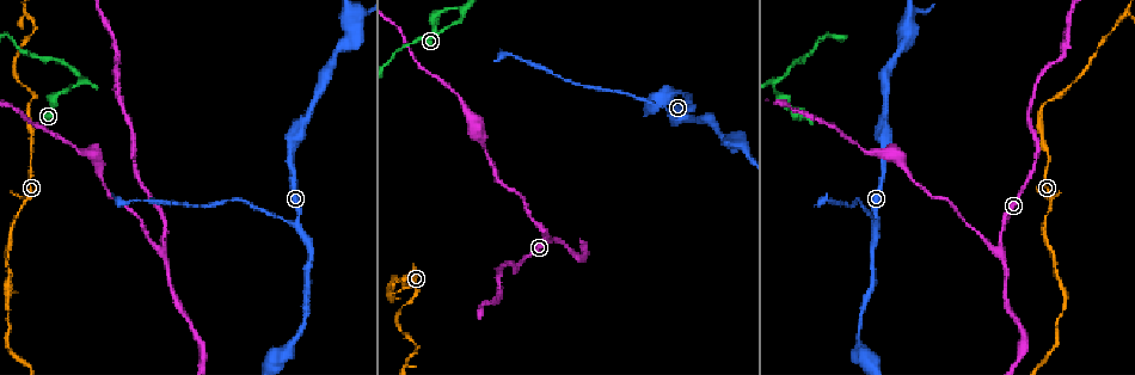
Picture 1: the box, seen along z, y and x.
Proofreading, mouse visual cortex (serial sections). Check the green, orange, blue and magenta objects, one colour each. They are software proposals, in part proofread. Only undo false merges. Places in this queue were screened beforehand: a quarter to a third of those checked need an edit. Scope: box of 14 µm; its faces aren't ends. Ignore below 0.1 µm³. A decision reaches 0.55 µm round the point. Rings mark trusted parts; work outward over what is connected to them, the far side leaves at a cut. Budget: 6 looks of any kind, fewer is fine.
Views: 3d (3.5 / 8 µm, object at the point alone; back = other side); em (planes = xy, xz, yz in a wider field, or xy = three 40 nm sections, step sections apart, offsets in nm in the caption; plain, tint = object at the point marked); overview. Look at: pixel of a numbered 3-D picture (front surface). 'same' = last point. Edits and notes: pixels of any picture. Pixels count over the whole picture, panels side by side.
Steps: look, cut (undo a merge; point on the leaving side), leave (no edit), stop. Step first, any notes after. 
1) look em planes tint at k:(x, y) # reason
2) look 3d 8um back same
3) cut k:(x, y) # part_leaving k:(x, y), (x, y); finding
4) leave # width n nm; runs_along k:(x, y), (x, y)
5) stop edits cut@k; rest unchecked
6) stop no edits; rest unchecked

look 3d 8um at 1:(543, 229) # three arms meet

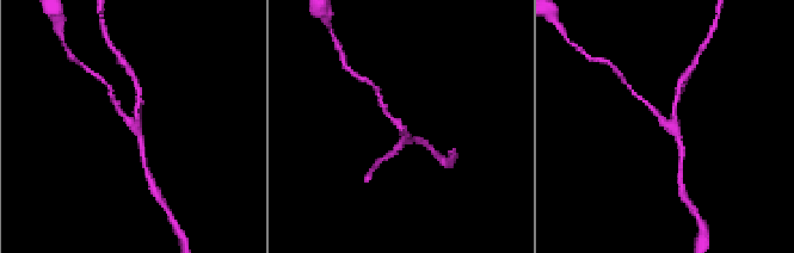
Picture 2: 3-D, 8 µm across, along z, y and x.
look em xy step 2 tint at 2:(401, 132) # arms 3; arm_widths 200, 200, 200 nm

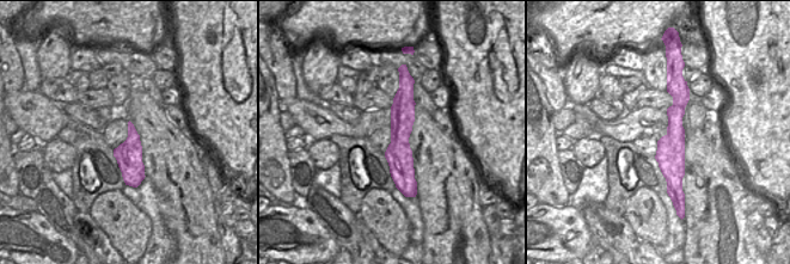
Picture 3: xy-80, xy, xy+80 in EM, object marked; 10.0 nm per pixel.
leave # runs_along 2:(406, 137), (401, 127), (383, 109); all the same cell

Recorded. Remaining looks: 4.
look 3d 3.5um at 1:(1124, 16) # two arms in line, one across

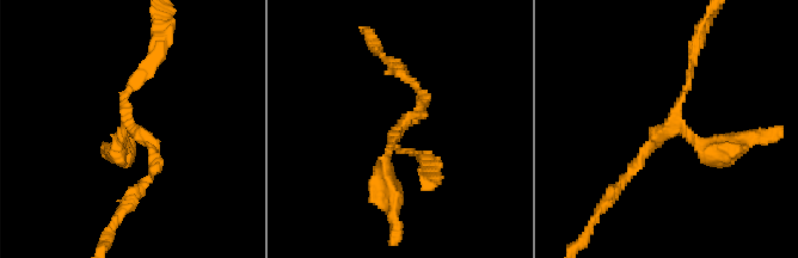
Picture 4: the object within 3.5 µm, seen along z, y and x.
look em xy step 2 tint at 4:(403, 128) # arms 3; arm_widths 100, 150, 200 nm

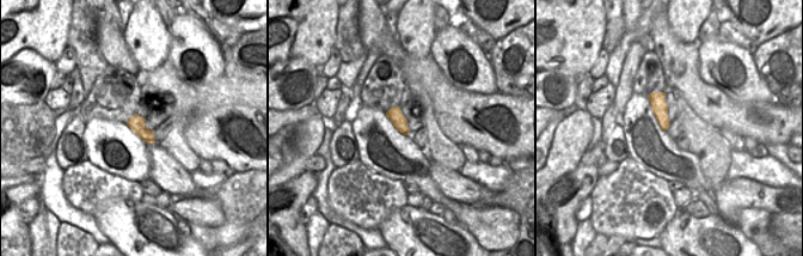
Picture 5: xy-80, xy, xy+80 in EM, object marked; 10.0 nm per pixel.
look em xy step 1 tint same

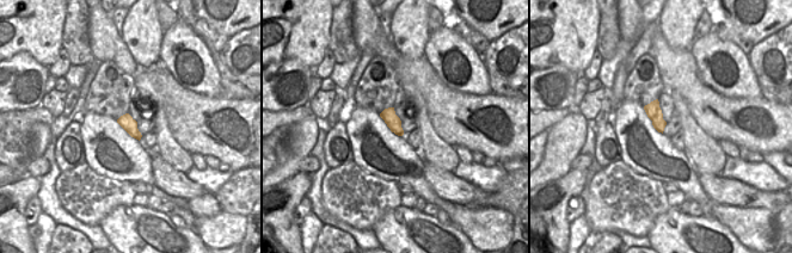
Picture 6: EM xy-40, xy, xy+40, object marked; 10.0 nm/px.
leave # width 150 nm; runs_along 4:(412, 81), (423, 106), (387, 152), (394, 177); one cell here

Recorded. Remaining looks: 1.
stop no edits; rest unchecked

